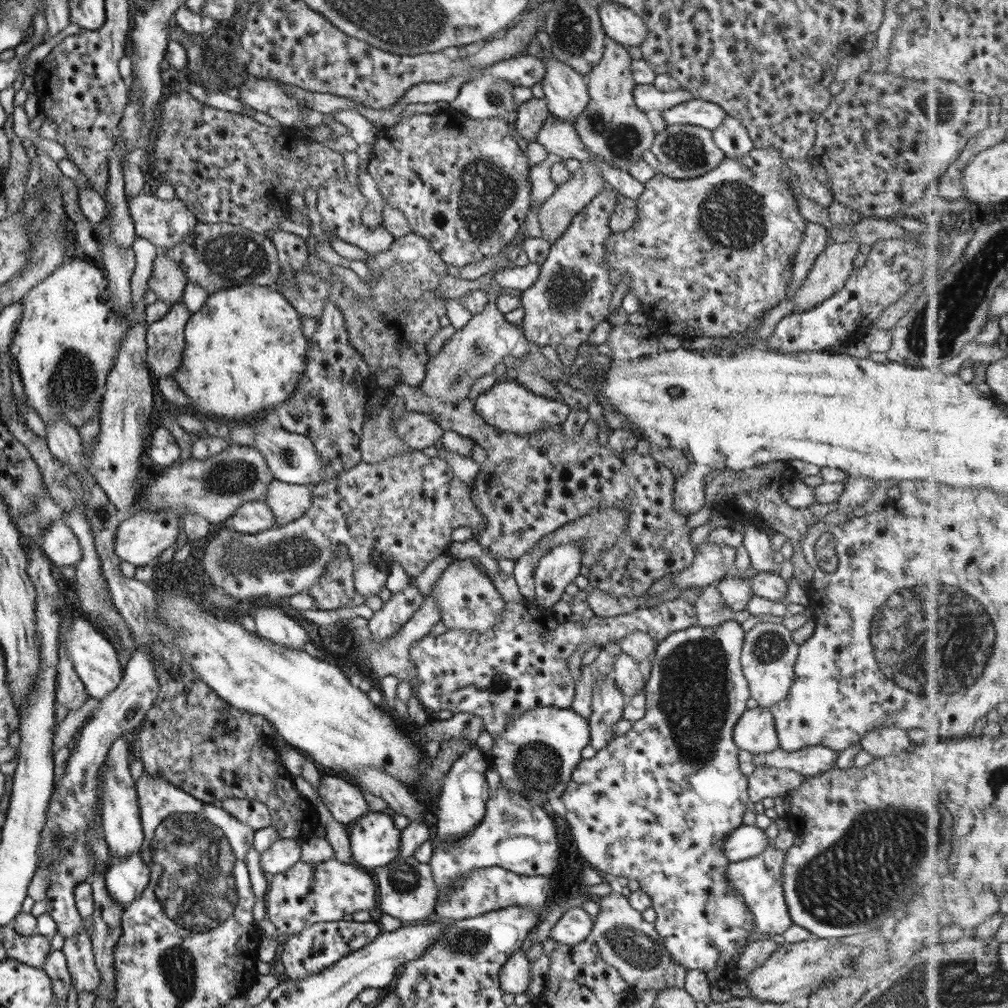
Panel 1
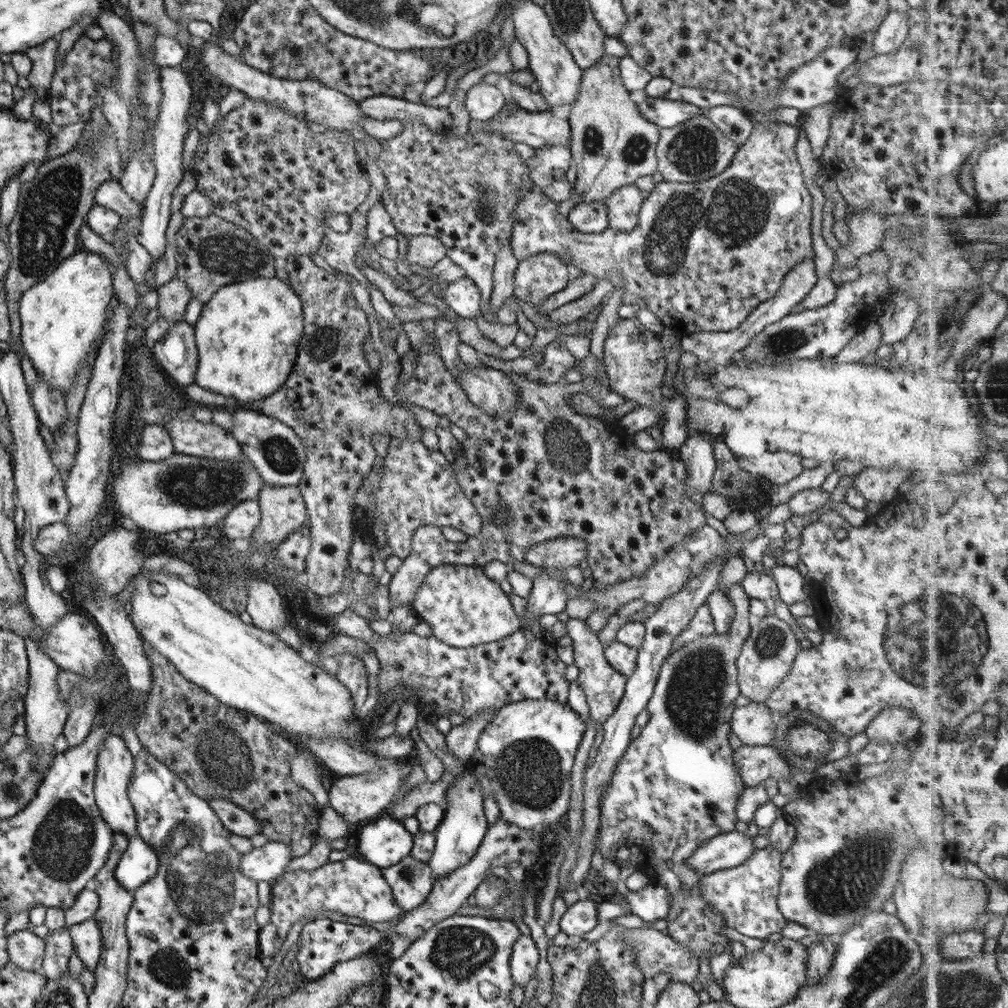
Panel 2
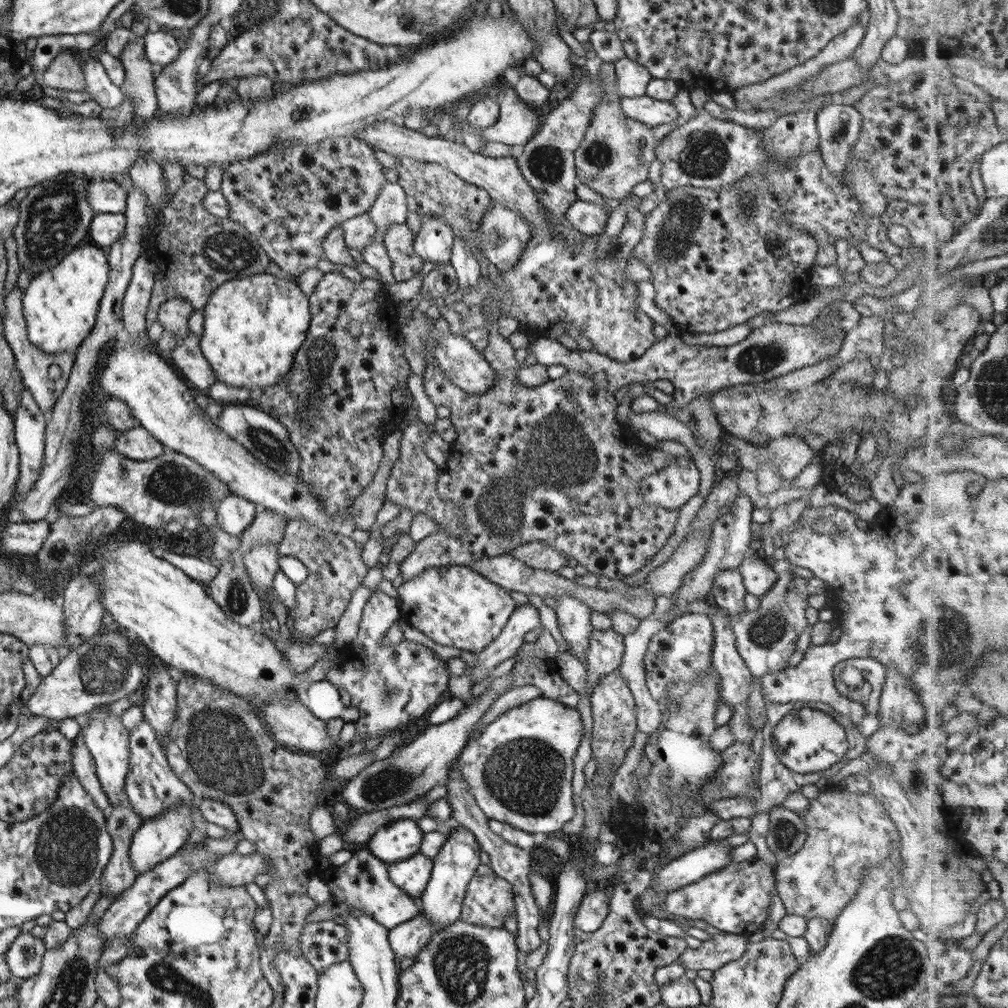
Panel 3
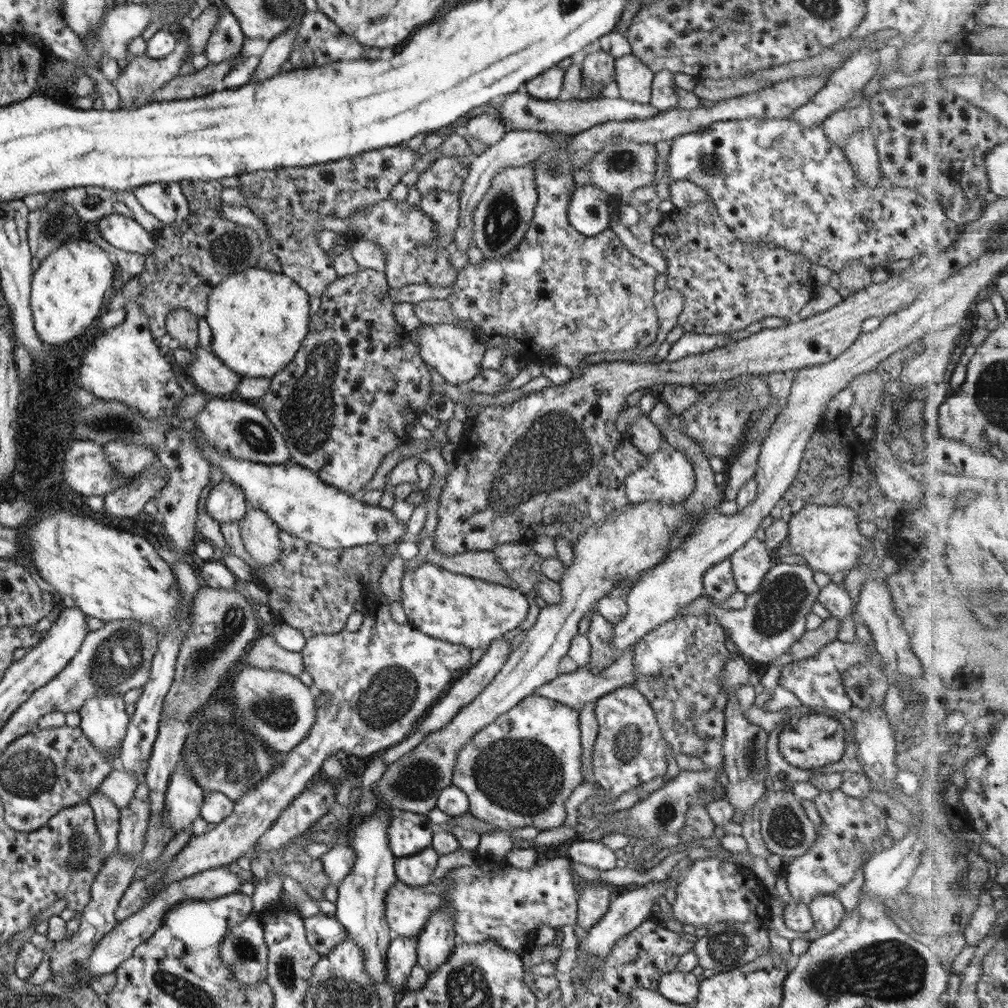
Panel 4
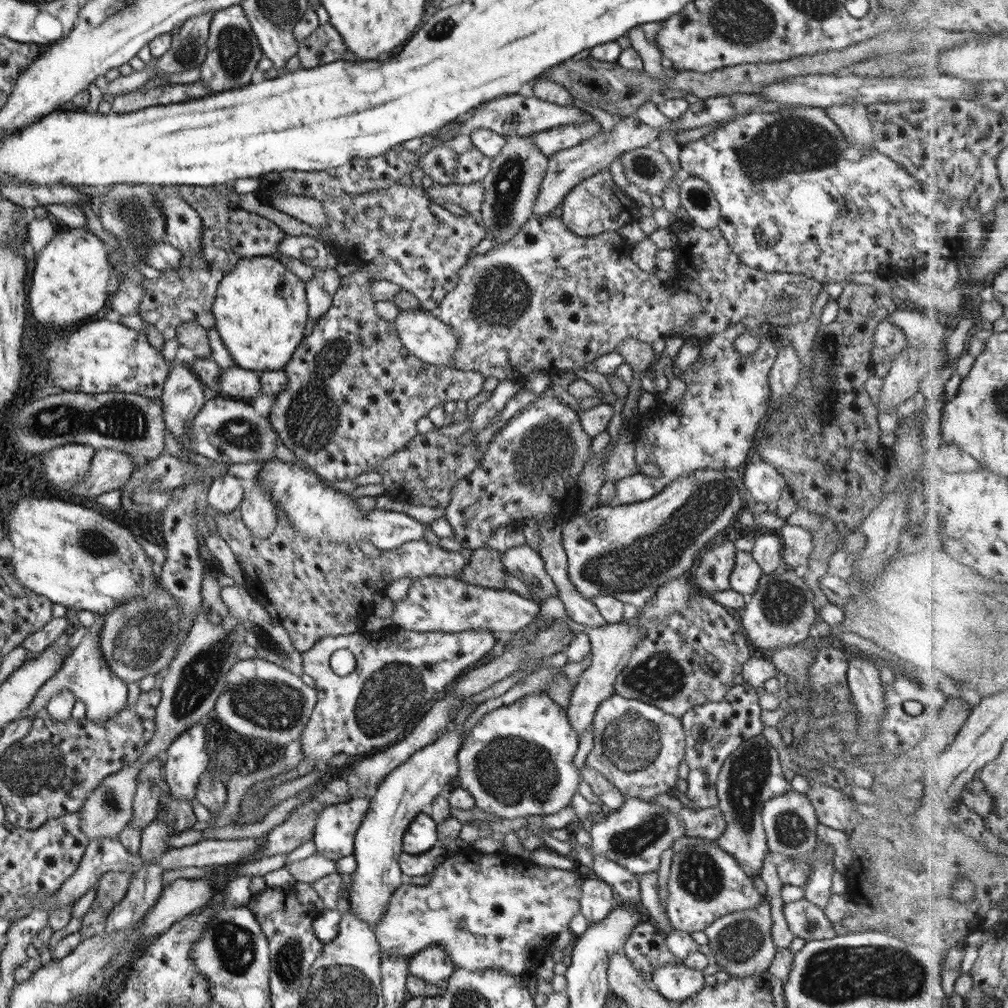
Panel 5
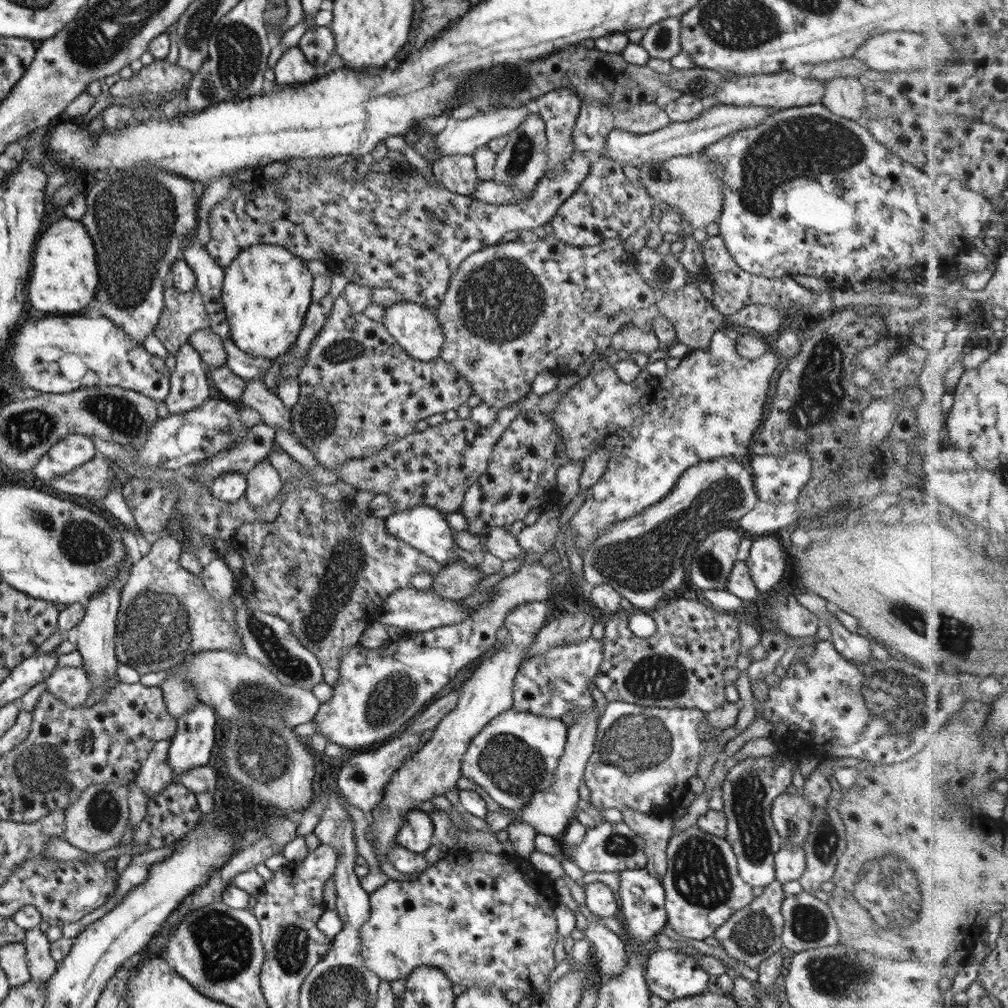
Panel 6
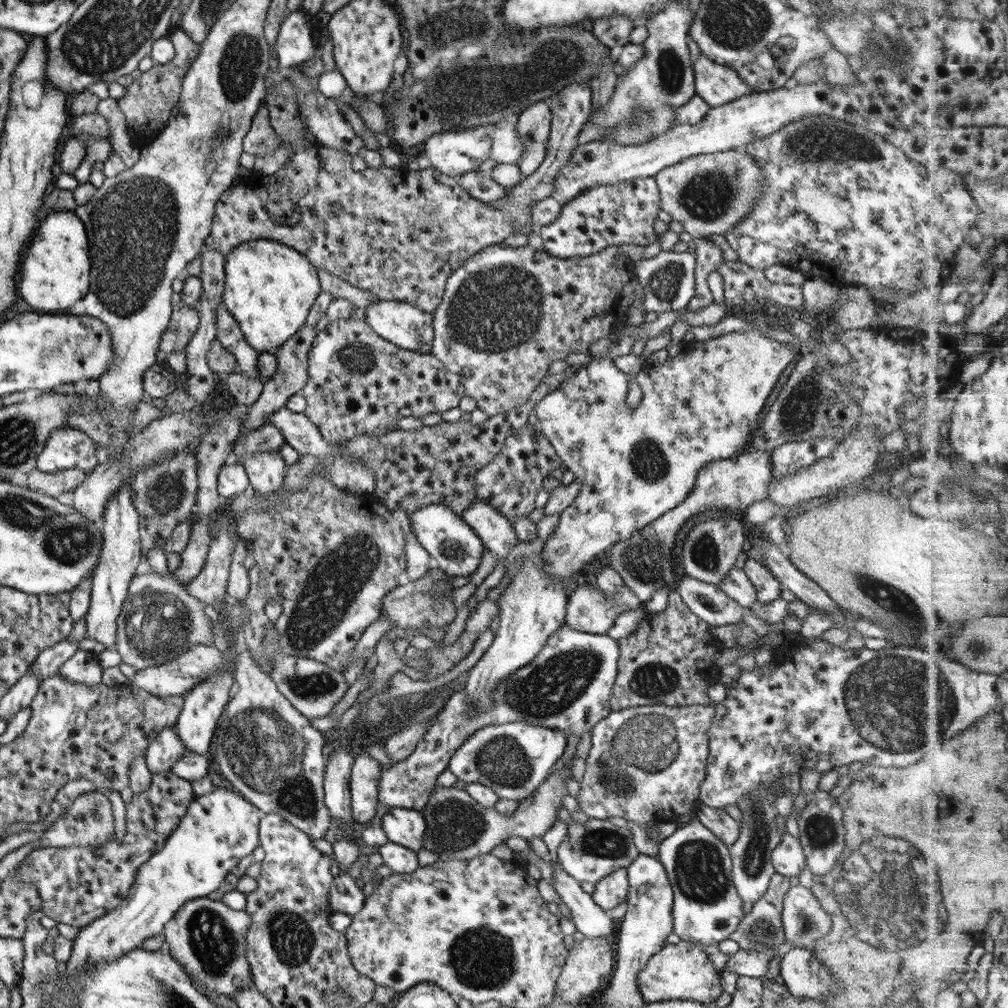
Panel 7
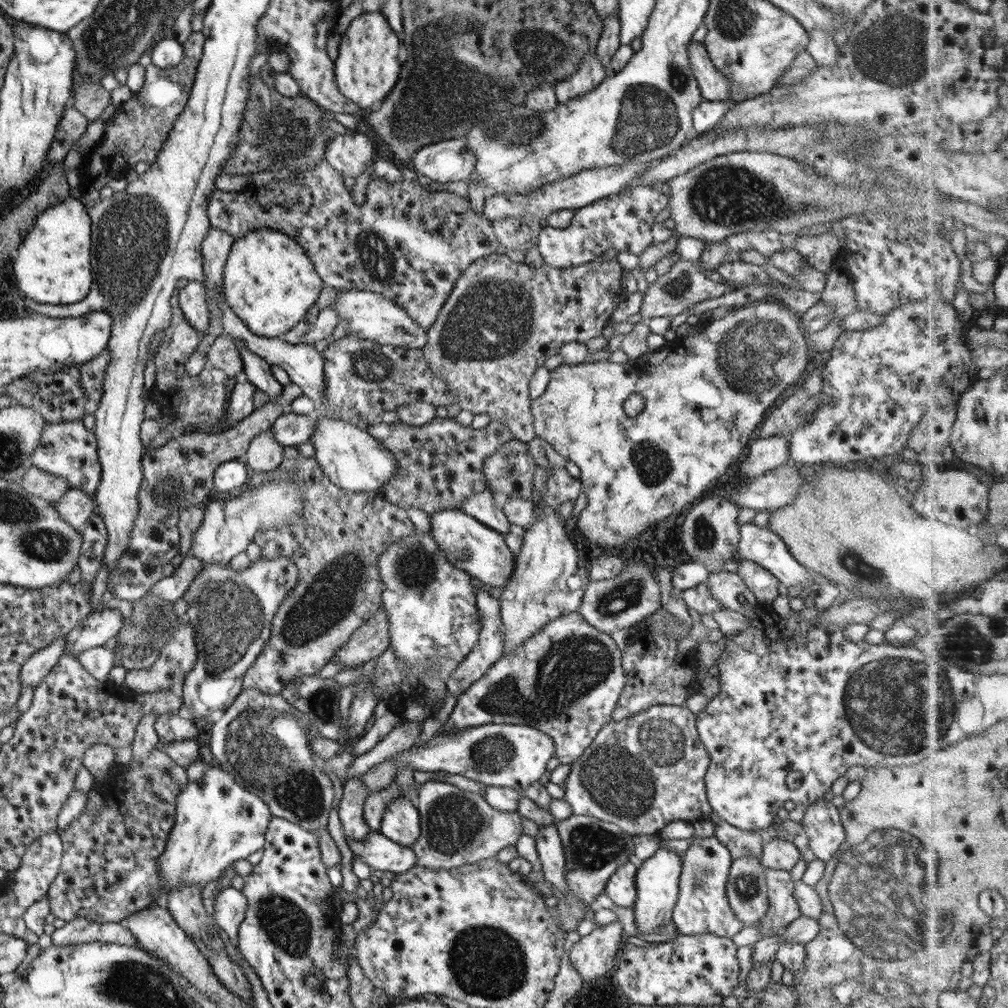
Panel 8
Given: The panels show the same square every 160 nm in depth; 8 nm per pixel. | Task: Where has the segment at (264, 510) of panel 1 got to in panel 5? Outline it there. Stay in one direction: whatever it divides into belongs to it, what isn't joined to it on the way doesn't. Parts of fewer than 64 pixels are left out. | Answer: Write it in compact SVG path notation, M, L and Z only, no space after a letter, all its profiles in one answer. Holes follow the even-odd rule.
M224 474L215 477L207 490L207 505L210 511L216 511L218 514L232 513L237 510L241 498L243 497L243 488L239 480L233 476Z

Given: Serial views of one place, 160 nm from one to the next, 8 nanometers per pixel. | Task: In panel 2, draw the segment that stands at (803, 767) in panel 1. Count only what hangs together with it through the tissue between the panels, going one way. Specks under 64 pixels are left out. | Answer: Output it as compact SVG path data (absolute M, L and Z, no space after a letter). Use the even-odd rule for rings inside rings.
M742 745L732 755L734 765L745 787L758 785L769 777L777 779L781 774L789 772L786 758L769 745Z

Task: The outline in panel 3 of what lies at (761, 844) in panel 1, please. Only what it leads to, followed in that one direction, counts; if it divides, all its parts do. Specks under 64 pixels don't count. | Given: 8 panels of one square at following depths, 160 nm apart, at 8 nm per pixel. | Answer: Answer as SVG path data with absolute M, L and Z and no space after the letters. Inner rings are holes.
M719 839L683 853L661 867L655 883L649 889L671 892L703 878L709 872L723 868L731 862L729 847L725 839Z

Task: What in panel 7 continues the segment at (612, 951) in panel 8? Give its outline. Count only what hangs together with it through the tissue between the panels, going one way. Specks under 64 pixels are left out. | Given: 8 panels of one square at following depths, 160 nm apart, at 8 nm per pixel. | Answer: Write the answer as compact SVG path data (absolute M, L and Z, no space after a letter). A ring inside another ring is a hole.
M610 934L607 937L584 938L581 942L573 944L568 950L554 992L563 1003L575 1005L581 998L589 995L604 981L608 981L612 974L613 954L611 954Z

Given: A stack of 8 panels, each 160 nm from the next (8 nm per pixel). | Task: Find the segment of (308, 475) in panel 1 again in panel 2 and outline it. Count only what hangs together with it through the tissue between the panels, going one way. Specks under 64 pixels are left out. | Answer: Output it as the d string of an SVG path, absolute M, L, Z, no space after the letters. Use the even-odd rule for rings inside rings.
M253 406L237 409L231 420L233 430L230 433L265 485L298 485L305 463L305 452L301 439L288 426L274 417L265 416Z

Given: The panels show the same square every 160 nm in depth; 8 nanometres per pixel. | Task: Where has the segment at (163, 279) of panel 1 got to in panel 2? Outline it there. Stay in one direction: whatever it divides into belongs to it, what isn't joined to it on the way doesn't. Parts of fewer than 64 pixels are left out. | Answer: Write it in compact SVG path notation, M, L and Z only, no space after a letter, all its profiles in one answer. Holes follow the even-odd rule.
M171 277L167 283L154 287L154 290L158 314L173 324L181 320L186 304L192 297L187 285L177 277Z

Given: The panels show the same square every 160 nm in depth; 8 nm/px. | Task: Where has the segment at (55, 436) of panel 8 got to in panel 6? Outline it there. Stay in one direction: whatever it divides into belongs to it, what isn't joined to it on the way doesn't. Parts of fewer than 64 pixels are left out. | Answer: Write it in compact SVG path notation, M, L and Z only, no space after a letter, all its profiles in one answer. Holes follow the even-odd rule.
M69 433L41 456L32 467L33 474L43 483L54 477L61 477L93 458L93 440L87 436Z

